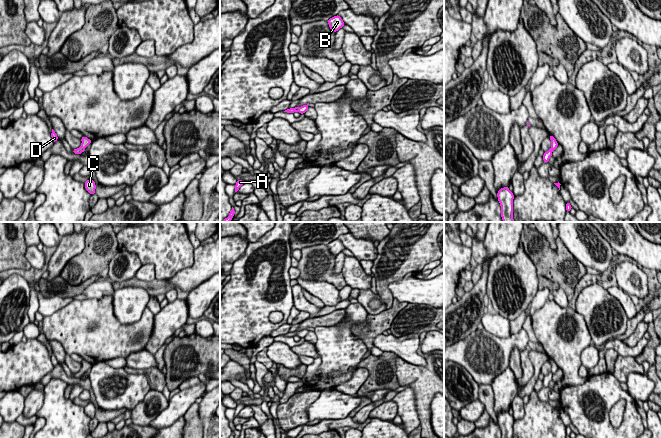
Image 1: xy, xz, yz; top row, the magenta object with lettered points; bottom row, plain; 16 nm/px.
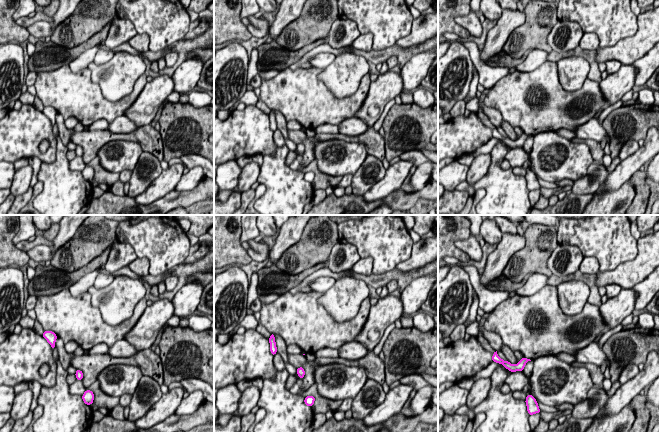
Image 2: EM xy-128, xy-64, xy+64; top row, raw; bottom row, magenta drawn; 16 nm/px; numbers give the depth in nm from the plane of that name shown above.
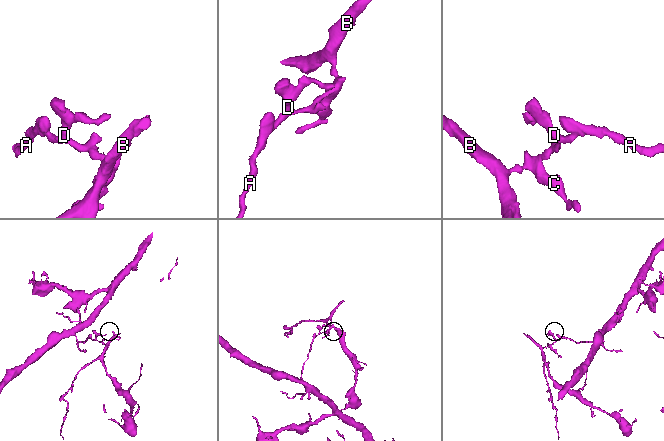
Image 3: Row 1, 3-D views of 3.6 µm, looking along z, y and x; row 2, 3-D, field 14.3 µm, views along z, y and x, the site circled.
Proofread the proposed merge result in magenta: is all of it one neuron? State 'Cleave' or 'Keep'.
Cleave

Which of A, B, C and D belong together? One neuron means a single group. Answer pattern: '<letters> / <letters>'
A D / B C

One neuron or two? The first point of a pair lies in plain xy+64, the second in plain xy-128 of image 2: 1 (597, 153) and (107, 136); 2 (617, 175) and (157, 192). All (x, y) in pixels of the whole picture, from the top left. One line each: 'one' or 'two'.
1: one
2: one

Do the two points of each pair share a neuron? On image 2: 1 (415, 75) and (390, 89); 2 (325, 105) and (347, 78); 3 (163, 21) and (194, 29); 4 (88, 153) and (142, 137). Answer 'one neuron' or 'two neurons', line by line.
1: two neurons
2: two neurons
3: two neurons
4: one neuron

